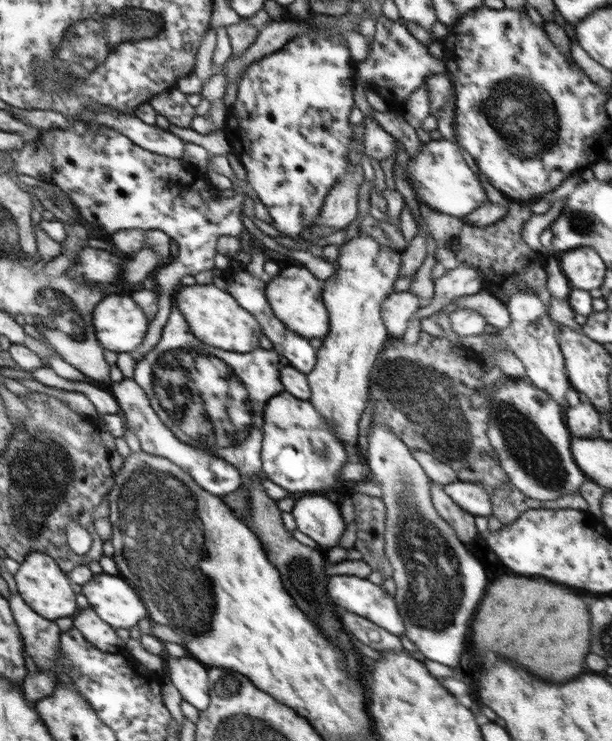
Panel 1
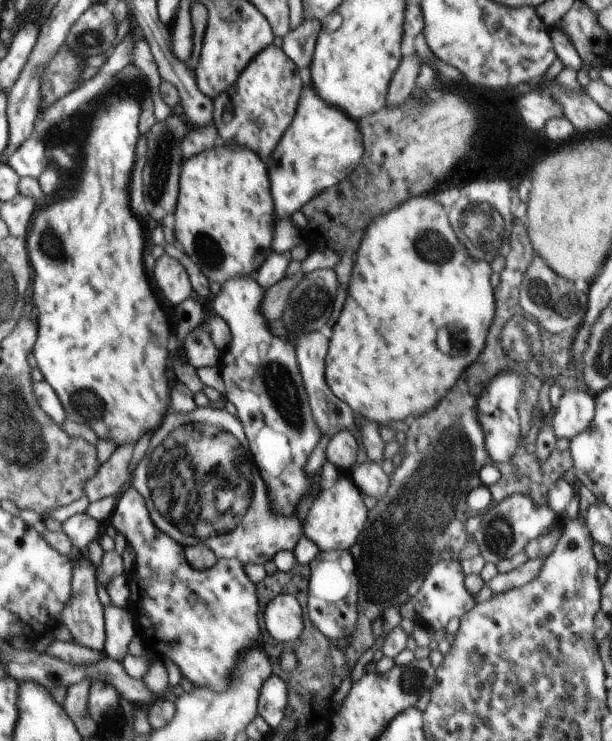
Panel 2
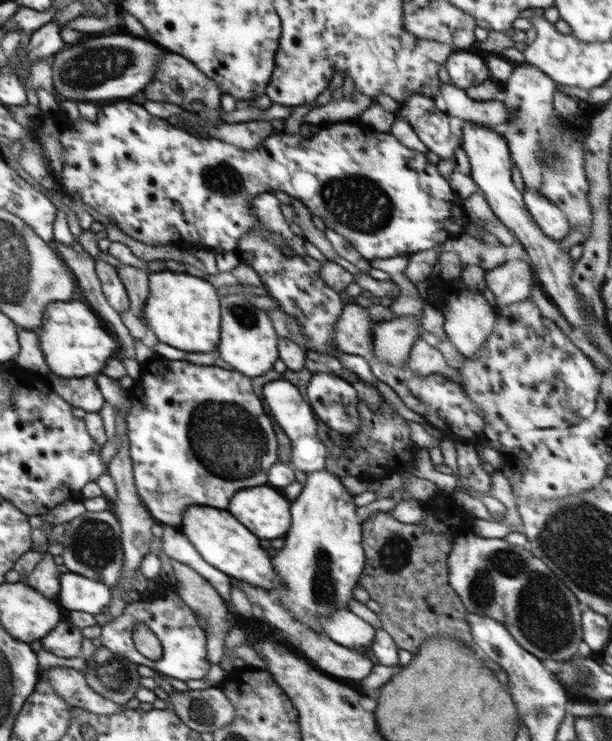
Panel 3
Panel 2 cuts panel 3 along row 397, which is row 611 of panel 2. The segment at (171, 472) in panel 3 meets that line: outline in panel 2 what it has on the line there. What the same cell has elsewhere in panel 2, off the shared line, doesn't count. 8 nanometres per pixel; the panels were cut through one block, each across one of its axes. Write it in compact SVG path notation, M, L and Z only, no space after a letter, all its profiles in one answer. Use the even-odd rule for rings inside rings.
M127 486L118 496L116 508L108 521L134 550L133 574L125 575L130 588L126 609L136 618L137 636L141 637L142 644L146 644L149 651L163 661L169 659L174 662L182 678L194 687L226 692L230 688L230 672L234 672L238 656L252 648L250 644L254 644L260 634L258 626L262 626L258 624L258 612L261 609L257 592L242 562L235 558L219 558L212 568L204 571L192 568L184 556L184 546L157 528L150 518L144 498L132 486Z

